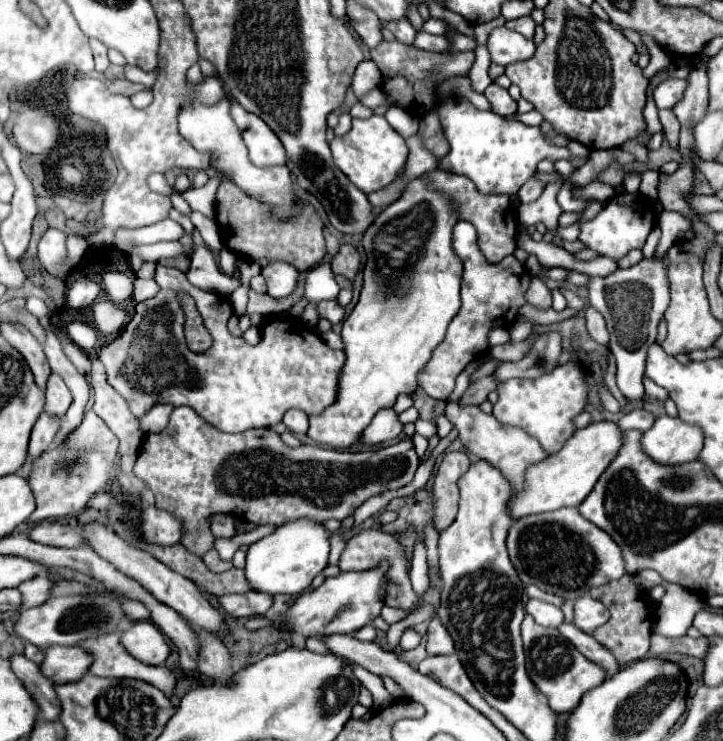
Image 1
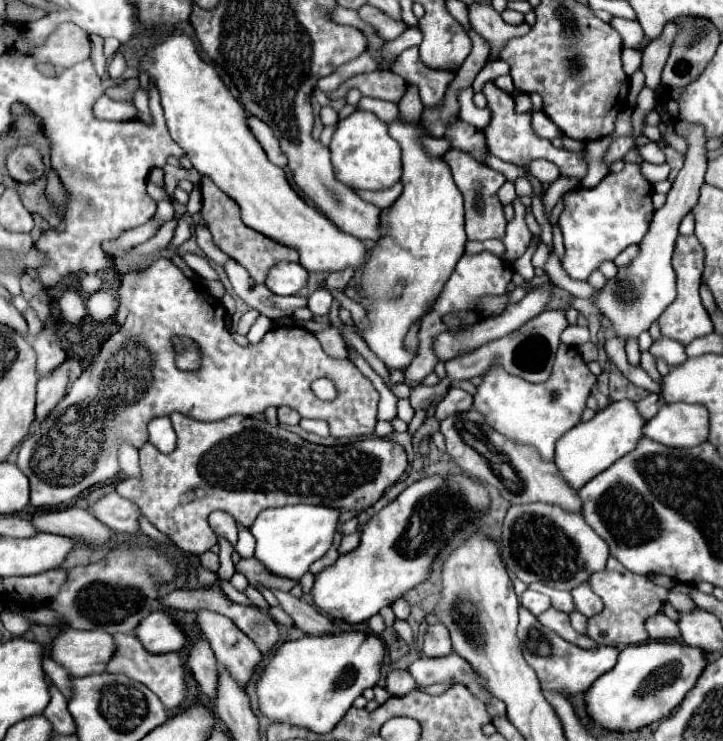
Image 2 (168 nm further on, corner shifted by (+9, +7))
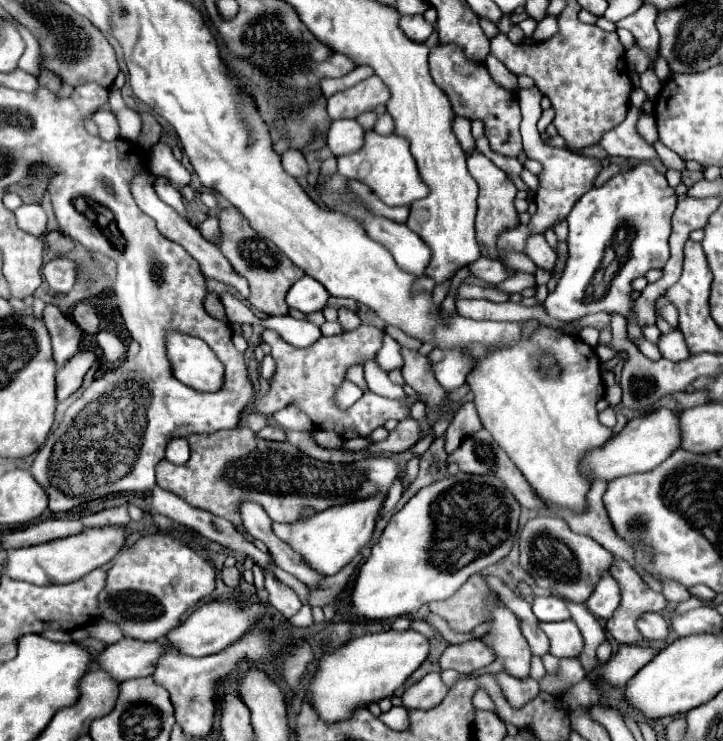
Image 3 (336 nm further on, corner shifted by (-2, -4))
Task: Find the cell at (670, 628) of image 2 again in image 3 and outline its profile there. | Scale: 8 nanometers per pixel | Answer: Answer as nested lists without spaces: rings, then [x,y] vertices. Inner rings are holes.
[[[648,612],[646,616],[642,614],[638,618],[636,628],[646,640],[666,640],[668,636],[668,622],[662,614],[654,614],[654,612]]]

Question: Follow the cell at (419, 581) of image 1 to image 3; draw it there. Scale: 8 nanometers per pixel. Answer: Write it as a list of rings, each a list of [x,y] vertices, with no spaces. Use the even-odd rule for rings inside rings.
[[[386,630],[378,634],[366,634],[350,640],[346,646],[328,650],[320,660],[320,672],[310,678],[306,694],[326,722],[344,720],[352,714],[352,708],[378,702],[392,696],[414,670],[430,656],[430,640],[416,630]]]

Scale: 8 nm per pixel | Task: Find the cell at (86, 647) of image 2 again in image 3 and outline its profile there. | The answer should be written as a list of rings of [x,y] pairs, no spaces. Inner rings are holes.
[[[124,638],[110,644],[100,656],[100,666],[112,674],[114,680],[124,682],[130,678],[152,676],[158,660],[166,654],[166,644],[144,642],[134,638]]]

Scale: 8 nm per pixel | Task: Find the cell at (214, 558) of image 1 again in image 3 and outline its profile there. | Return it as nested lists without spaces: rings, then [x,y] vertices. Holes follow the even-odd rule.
[[[222,568],[222,580],[226,586],[230,588],[236,588],[240,584],[240,572],[236,568]]]

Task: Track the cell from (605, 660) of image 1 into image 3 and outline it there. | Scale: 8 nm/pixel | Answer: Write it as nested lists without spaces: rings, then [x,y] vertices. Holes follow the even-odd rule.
[[[572,620],[564,622],[540,622],[540,630],[550,638],[550,654],[556,658],[578,656],[584,648],[584,640]]]

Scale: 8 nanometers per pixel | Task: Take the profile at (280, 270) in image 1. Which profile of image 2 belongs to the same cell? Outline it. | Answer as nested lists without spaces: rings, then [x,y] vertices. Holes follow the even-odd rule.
[[[279,261],[275,263],[265,279],[265,285],[275,295],[295,295],[307,283],[307,271],[299,263]]]

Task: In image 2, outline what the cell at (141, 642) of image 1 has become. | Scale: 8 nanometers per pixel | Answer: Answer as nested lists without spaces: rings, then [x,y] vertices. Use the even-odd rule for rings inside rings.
[[[161,611],[147,615],[135,629],[137,639],[149,653],[171,653],[185,645],[185,635],[177,623]]]

